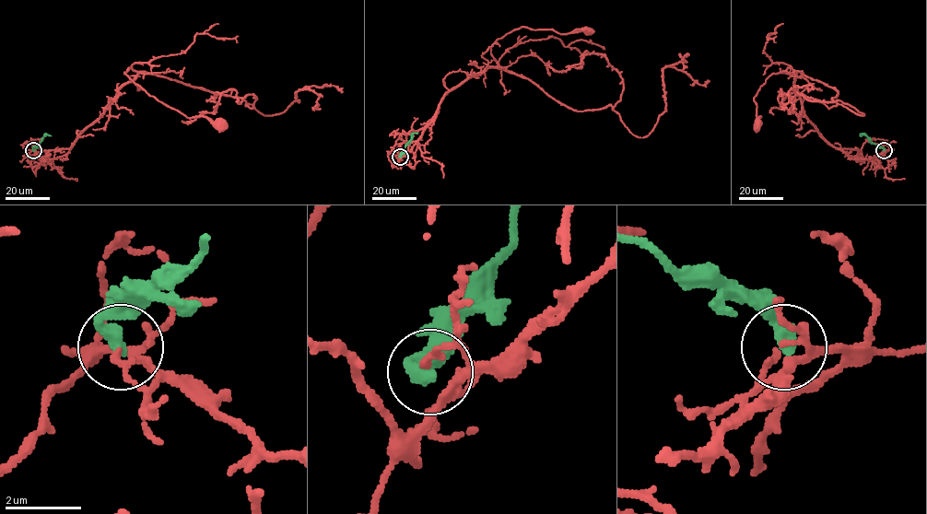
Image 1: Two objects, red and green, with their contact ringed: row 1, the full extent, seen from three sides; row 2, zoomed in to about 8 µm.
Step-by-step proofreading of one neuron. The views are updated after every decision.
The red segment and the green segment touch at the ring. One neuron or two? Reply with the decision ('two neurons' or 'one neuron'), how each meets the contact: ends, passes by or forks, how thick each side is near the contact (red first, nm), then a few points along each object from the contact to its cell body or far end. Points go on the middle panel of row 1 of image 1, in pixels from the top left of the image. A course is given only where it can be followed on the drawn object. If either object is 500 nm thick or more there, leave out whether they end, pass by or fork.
two neurons; red ends; green ends; calibres 170 and 400 nm; course red (400, 156), (454, 87), (486, 68), (504, 68), (490, 52), (498, 39), (522, 27), (560, 33), (587, 29); course green (400, 157), (412, 134), (417, 133)

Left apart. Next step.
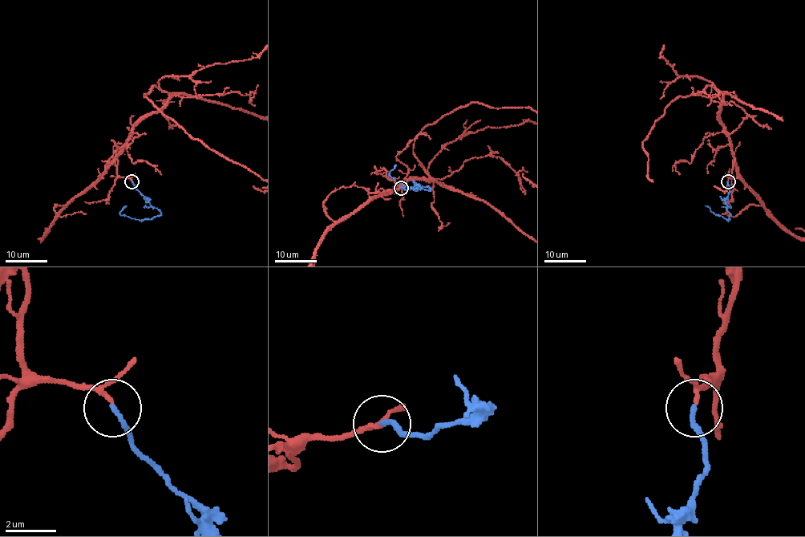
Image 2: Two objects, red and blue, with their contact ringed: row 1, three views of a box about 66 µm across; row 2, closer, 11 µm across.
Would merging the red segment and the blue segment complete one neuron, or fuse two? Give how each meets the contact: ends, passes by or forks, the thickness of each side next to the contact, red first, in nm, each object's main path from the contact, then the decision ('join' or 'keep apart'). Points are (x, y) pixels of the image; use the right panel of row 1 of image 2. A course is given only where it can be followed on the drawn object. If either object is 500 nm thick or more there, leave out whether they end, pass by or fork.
red passes by; blue ends there; 130 nm thick on the red side, 200 nm on the other; blue runs (728, 181), (729, 193), (726, 205), (730, 214), (729, 219), (714, 214), (705, 205); join

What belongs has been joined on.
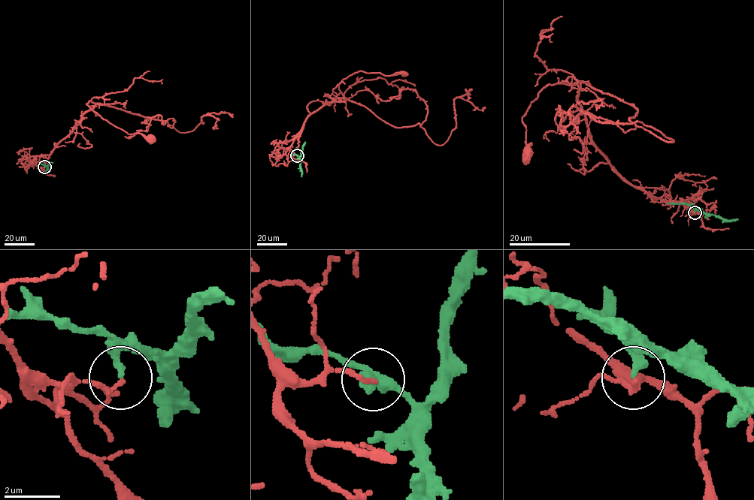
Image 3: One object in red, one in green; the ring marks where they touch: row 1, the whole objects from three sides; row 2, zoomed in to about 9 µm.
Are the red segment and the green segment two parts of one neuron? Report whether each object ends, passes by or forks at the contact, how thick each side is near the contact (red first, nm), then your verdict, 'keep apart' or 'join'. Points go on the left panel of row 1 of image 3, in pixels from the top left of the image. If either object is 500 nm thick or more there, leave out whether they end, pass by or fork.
red ends; green ends; calibres 140 and 280 nm; keep apart

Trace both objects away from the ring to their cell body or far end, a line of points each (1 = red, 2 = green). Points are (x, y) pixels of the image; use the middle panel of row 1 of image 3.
1: (297, 155), (290, 146), (307, 118), (335, 99), (347, 99), (338, 88), (343, 79), (360, 71), (404, 73)
2: (297, 155), (299, 157), (301, 176)

